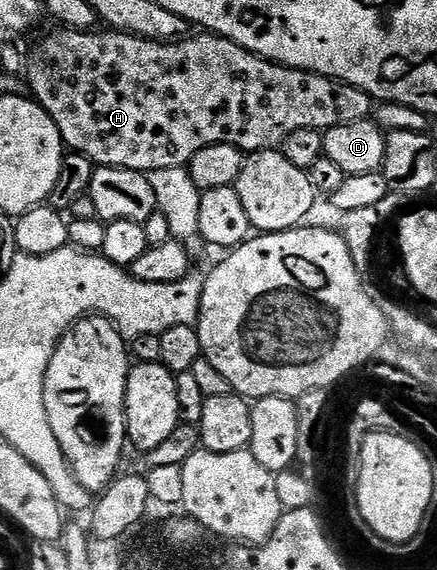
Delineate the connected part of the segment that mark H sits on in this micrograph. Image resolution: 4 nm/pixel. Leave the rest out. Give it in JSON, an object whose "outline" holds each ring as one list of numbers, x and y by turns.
{"outline":[[59,28,58,33,50,33,34,50,28,53,25,80,28,82,29,92,33,100,41,105,47,115,56,123,62,136,62,144,67,150,83,153,95,166,111,165,124,167,132,171,140,171,147,175,157,174,160,169,176,167,177,169,189,166,192,155,196,151,204,151,204,147,213,145,235,145,243,154,249,155,261,149,278,149,292,131,301,129,327,130,344,123,356,123,367,120,372,113,372,98,364,91,342,81,335,81,333,77,325,77,319,73,309,73,303,69,293,69,287,65,280,65,277,61,269,61,266,57,258,57,250,53,236,42,227,37,219,37,217,33,198,31,185,39,173,41,150,41,147,37,137,37,131,33,116,33,113,31,87,31,84,29]]}

